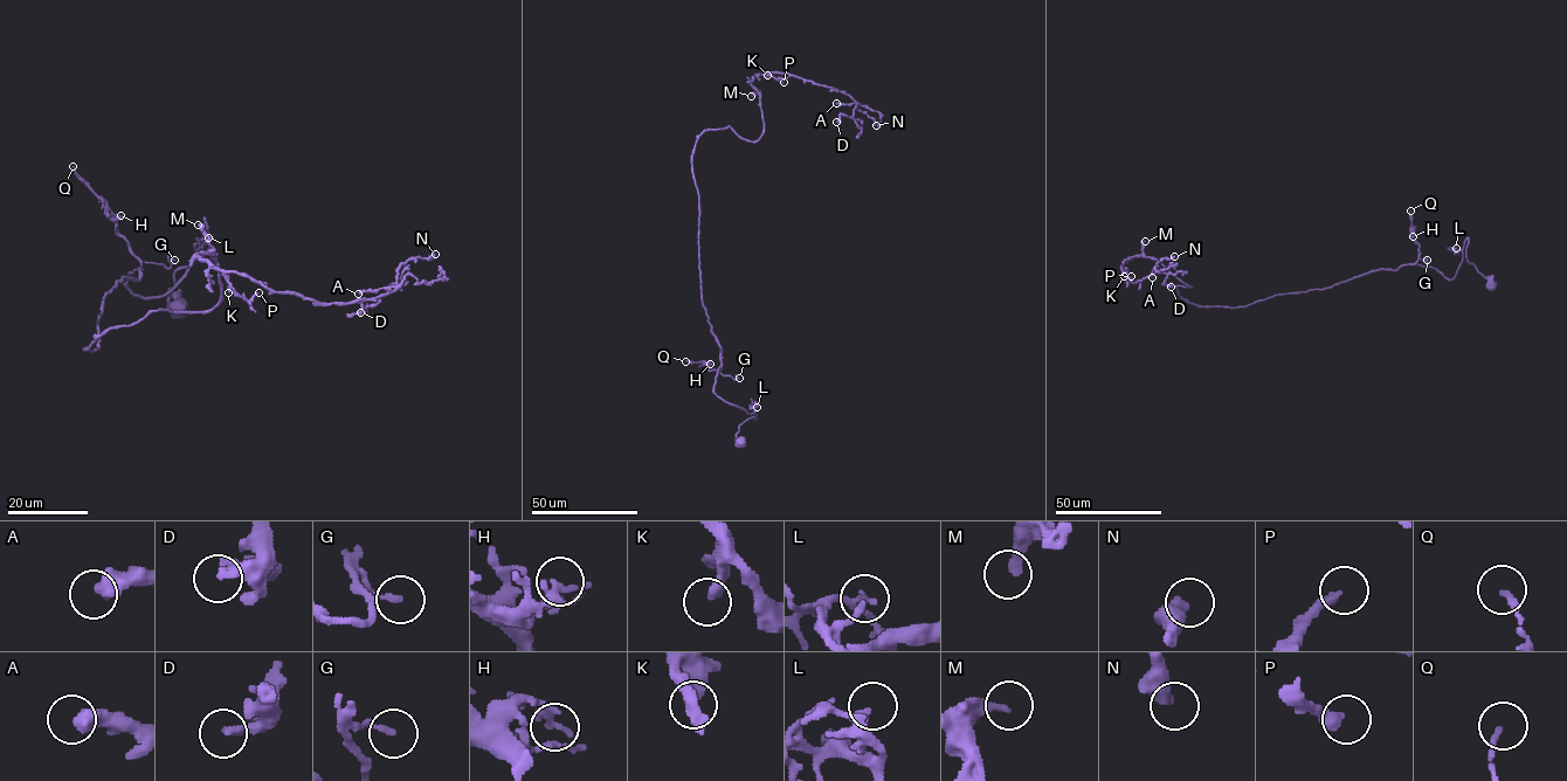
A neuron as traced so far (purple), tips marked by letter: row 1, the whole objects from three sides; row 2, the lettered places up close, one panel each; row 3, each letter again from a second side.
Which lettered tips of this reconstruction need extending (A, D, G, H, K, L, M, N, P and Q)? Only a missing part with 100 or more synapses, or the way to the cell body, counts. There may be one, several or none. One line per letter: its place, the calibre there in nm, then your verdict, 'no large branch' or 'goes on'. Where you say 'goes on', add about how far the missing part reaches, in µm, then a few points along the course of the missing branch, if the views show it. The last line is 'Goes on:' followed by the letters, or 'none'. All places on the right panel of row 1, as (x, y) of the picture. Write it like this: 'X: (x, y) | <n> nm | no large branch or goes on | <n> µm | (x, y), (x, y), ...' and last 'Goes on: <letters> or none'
A: (1152, 277) | 550 nm | no large branch
D: (1171, 287) | 300 nm | no large branch
G: (1427, 260) | 190 nm | no large branch
H: (1413, 236) | 280 nm | no large branch
K: (1124, 276) | 380 nm | no large branch
L: (1456, 248) | 200 nm | no large branch
M: (1145, 241) | 300 nm | no large branch
N: (1174, 256) | 480 nm | no large branch
P: (1131, 276) | 300 nm | no large branch
Q: (1410, 211) | 190 nm | no large branch
Goes on: none

